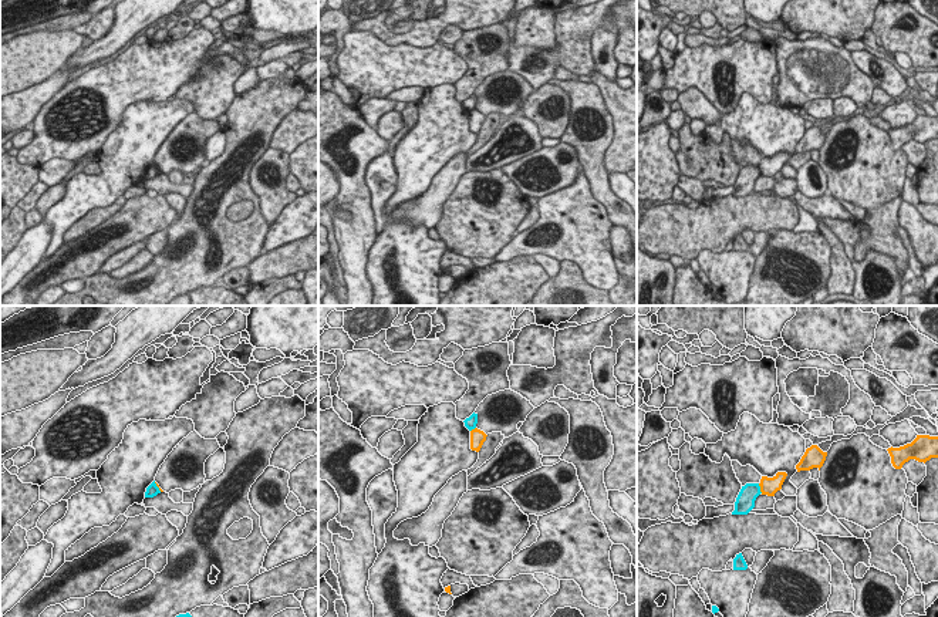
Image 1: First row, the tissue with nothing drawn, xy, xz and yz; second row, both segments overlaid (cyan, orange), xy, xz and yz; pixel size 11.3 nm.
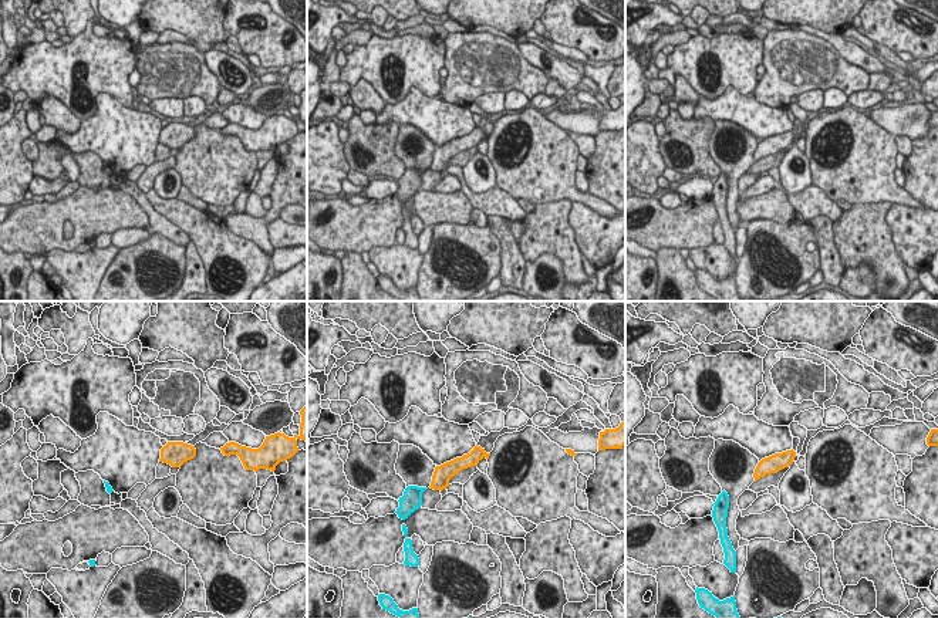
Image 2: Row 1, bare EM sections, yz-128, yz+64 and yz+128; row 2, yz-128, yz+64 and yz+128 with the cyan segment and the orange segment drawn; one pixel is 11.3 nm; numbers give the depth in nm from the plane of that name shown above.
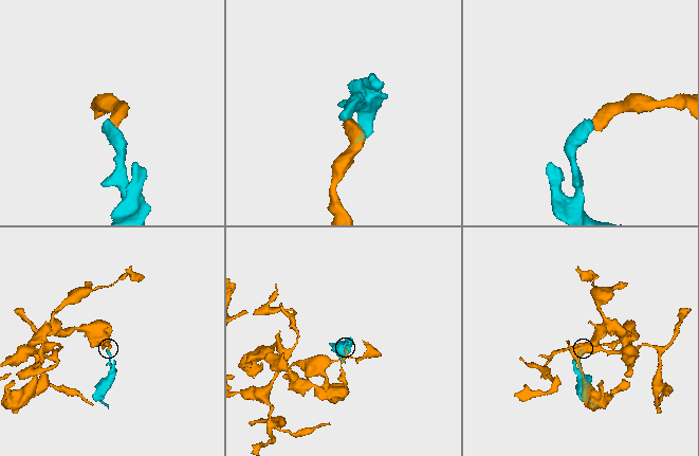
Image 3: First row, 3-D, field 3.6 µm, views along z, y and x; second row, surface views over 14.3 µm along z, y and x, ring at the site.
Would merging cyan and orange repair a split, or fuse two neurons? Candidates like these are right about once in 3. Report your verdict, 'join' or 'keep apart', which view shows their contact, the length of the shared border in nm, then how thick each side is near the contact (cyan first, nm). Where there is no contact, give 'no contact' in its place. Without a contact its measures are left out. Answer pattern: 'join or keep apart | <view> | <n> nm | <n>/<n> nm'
keep apart | yz | 120 nm | 220/200 nm

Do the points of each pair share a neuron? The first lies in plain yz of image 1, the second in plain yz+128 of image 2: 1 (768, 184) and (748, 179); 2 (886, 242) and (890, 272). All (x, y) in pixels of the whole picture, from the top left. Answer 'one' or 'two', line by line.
1: one
2: one

